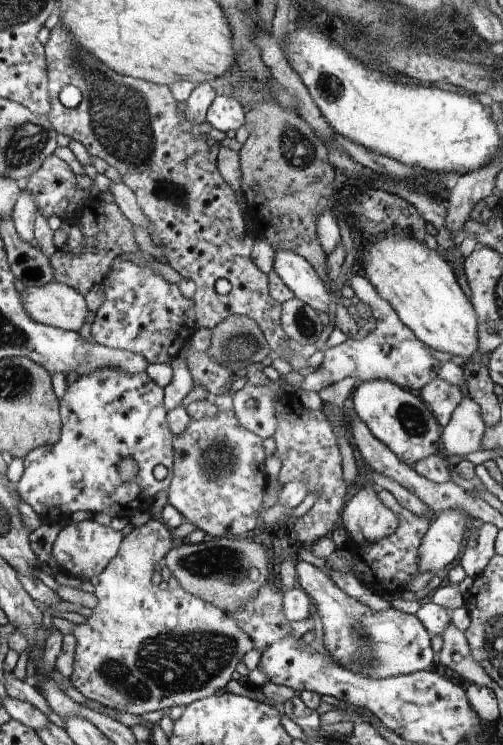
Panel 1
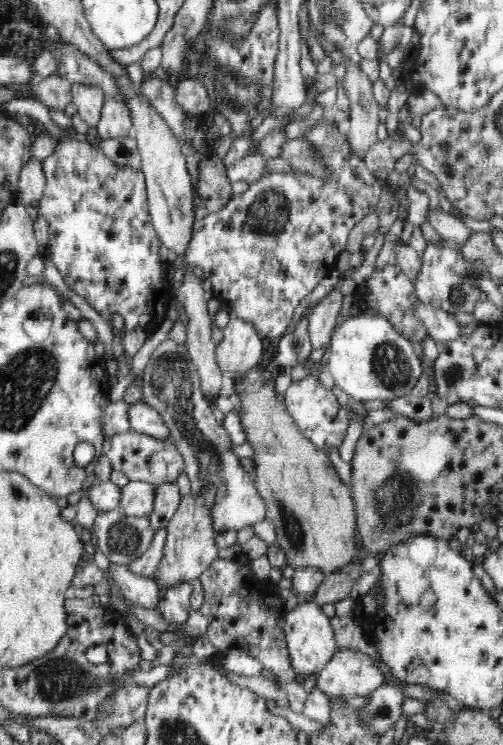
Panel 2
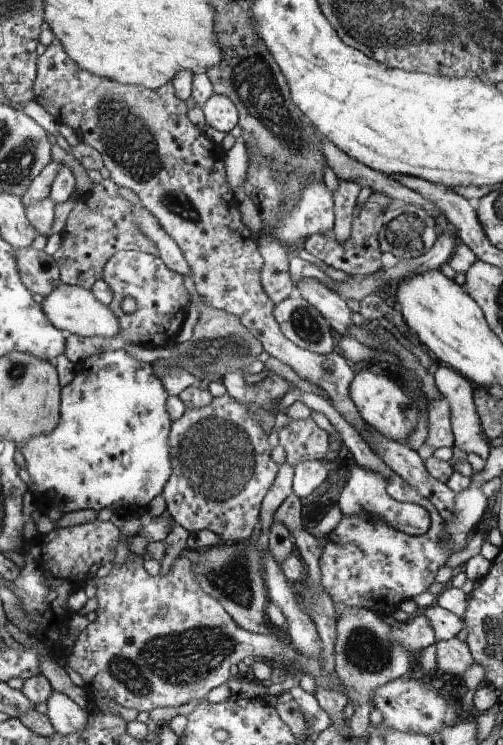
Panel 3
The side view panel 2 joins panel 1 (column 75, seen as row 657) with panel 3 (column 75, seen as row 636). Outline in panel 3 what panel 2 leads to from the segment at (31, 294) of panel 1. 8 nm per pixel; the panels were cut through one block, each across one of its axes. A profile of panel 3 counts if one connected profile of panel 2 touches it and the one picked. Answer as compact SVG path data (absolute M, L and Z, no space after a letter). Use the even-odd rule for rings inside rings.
M58 285L42 301L44 312L48 315L57 329L66 331L79 337L106 337L110 338L119 332L119 319L109 306L103 305L94 297L91 289L76 285Z

